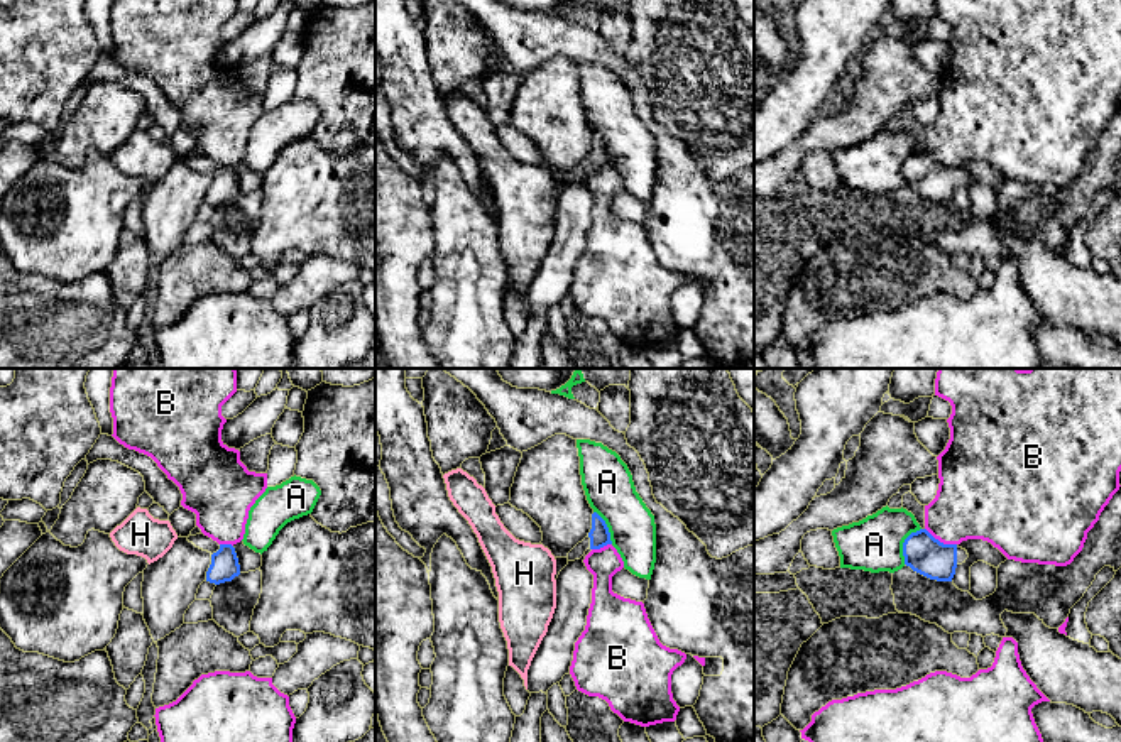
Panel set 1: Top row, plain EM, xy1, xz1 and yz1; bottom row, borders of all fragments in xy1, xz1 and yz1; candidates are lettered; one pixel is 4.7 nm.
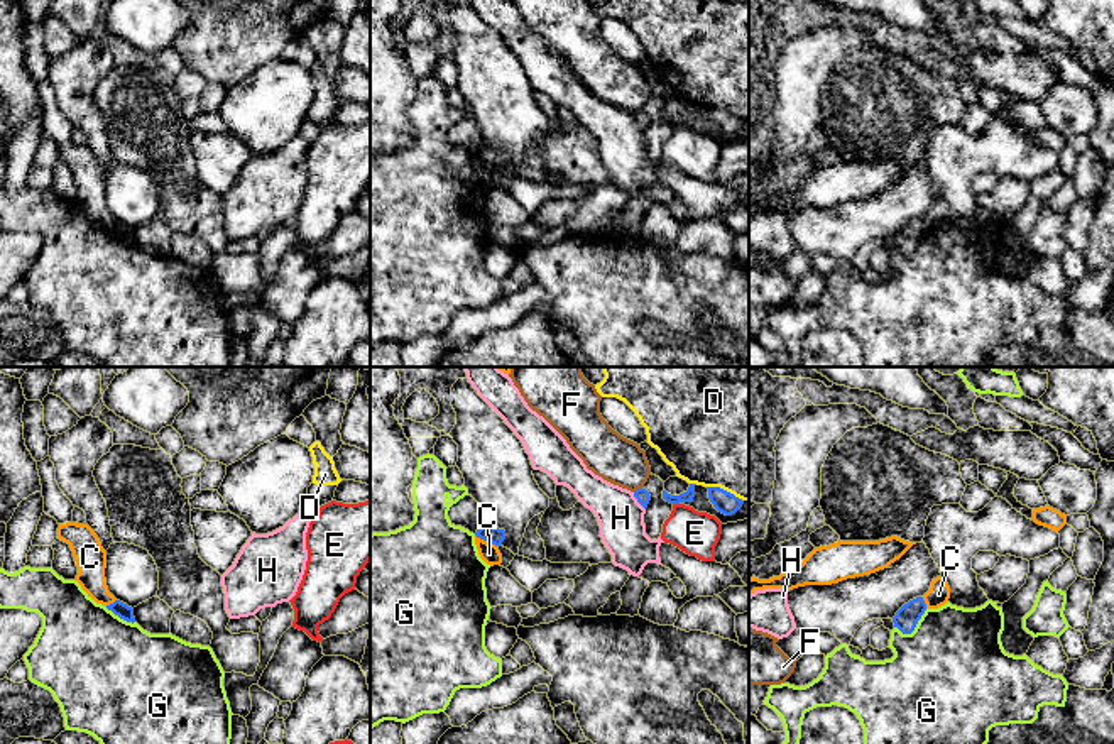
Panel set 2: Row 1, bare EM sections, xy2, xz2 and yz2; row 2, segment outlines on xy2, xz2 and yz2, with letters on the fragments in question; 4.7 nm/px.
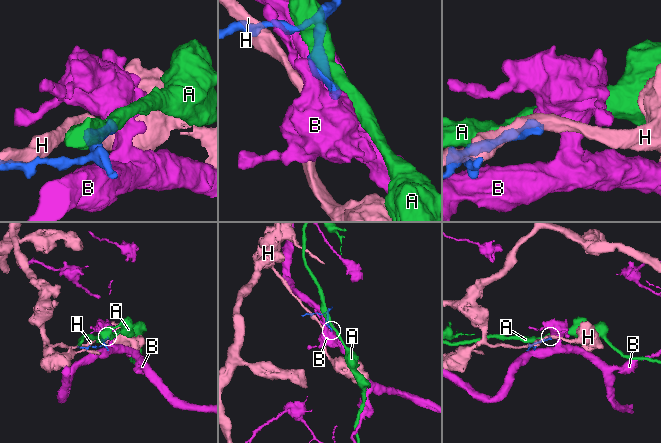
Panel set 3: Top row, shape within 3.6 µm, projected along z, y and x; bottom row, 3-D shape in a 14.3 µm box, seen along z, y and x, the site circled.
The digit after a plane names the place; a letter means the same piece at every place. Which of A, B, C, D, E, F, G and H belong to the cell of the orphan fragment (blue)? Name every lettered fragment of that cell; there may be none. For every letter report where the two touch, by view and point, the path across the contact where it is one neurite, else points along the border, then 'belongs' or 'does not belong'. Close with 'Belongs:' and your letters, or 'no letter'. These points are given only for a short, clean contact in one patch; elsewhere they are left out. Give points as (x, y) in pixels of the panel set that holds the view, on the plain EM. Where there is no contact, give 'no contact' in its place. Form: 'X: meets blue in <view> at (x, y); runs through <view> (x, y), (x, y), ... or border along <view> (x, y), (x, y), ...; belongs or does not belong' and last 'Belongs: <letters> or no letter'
A: meets blue in yz1 at (903, 166); does not belong
B: meets blue in yz1 at (939, 163); border along yz1 (925, 149), (940, 163), (956, 166); does not belong
C: meets blue in xz2 at (487, 163); border along xz2 (475, 156), (497, 168); does not belong
D: meets blue in xz2 at (726, 112); does not belong
E: meets blue in xz2 at (675, 124); border along xz2 (678, 124), (673, 127); does not belong
F: meets blue in xz2 at (638, 110); border along xz2 (641, 109), (634, 114); does not belong
G: meets blue in yz2 at (913, 251); does not belong
H: meets blue in xz2 at (638, 122); border along xz2 (633, 114), (644, 131); does not belong
Belongs: no letter

